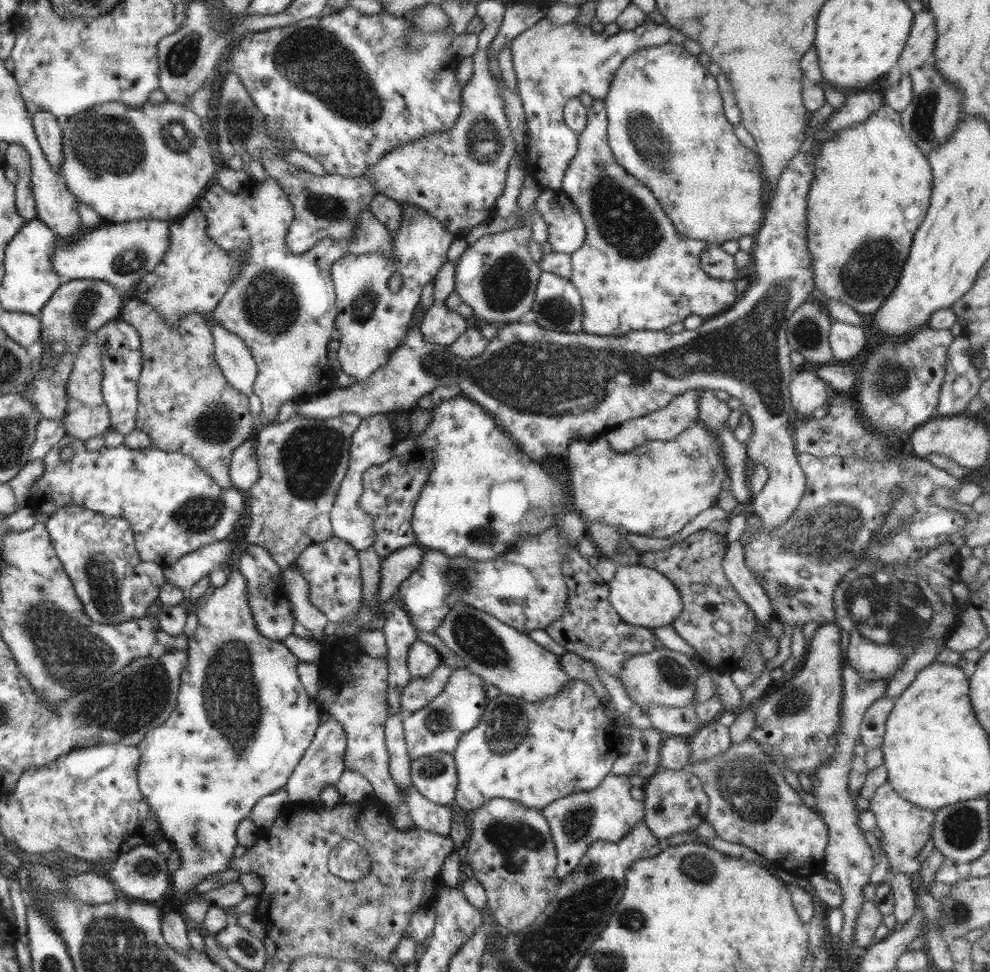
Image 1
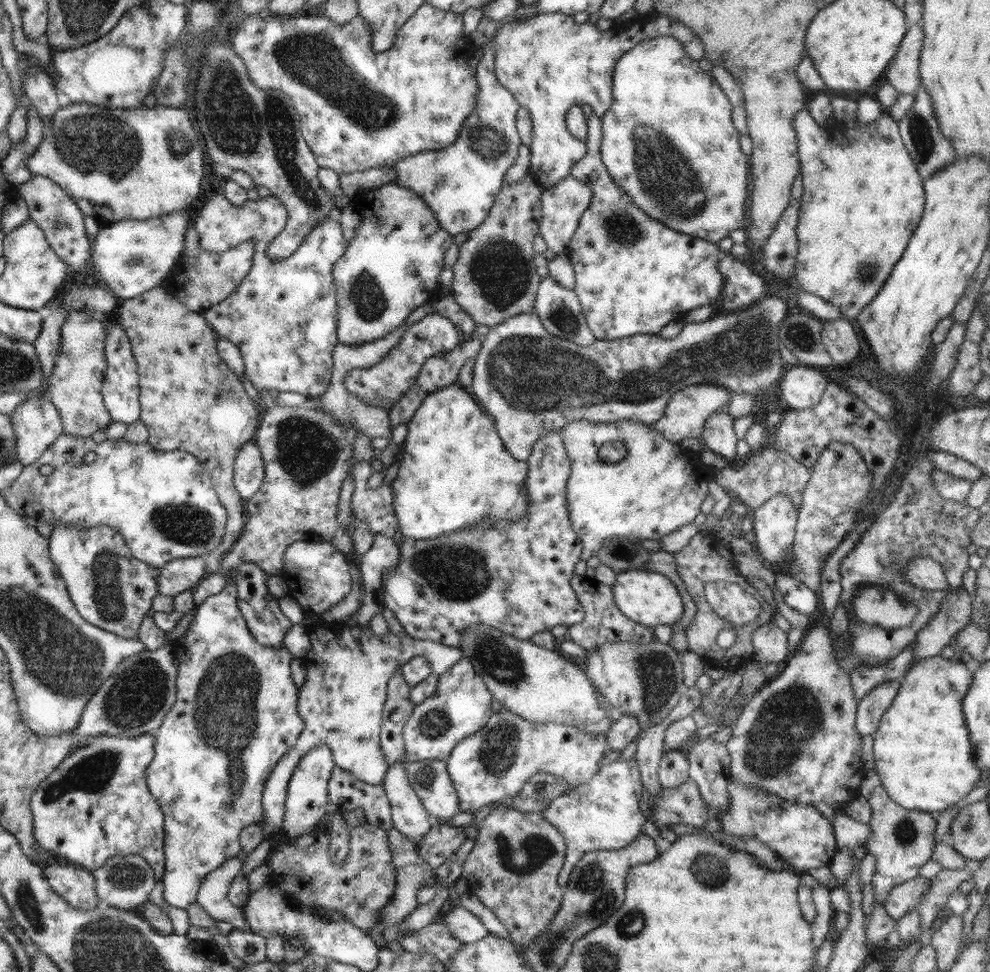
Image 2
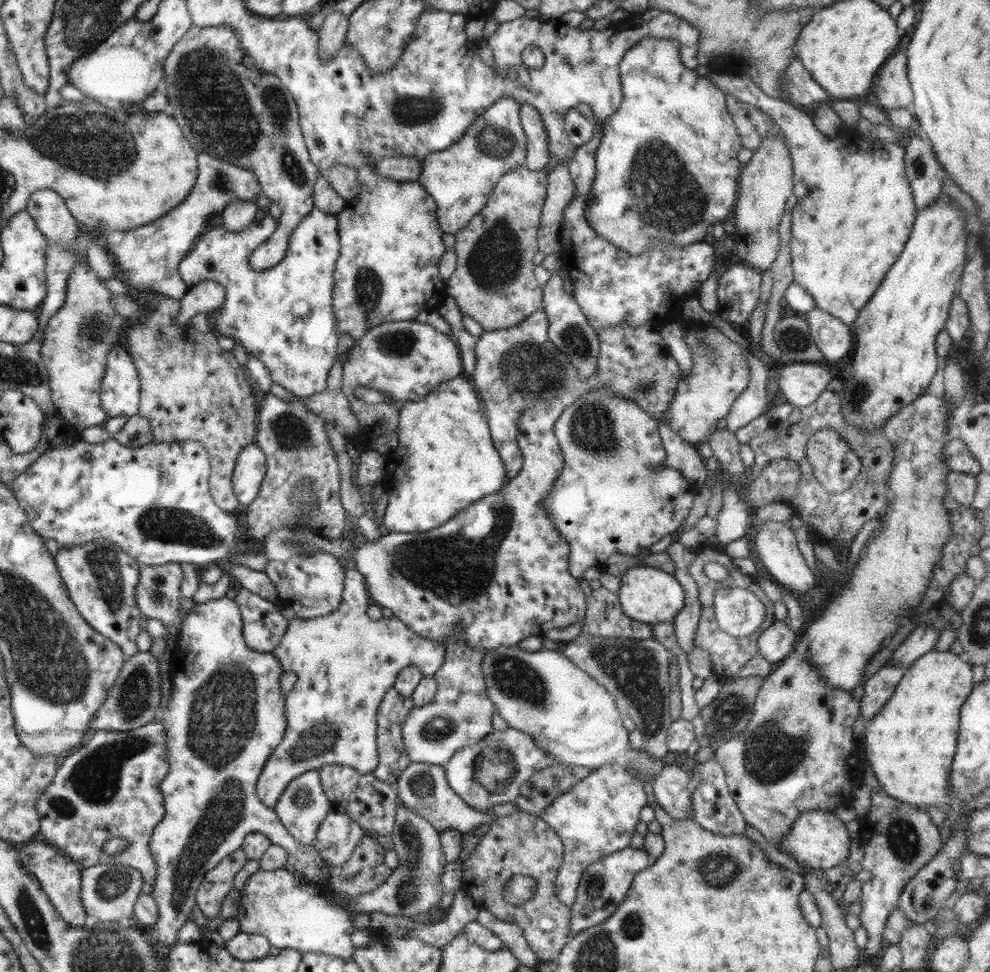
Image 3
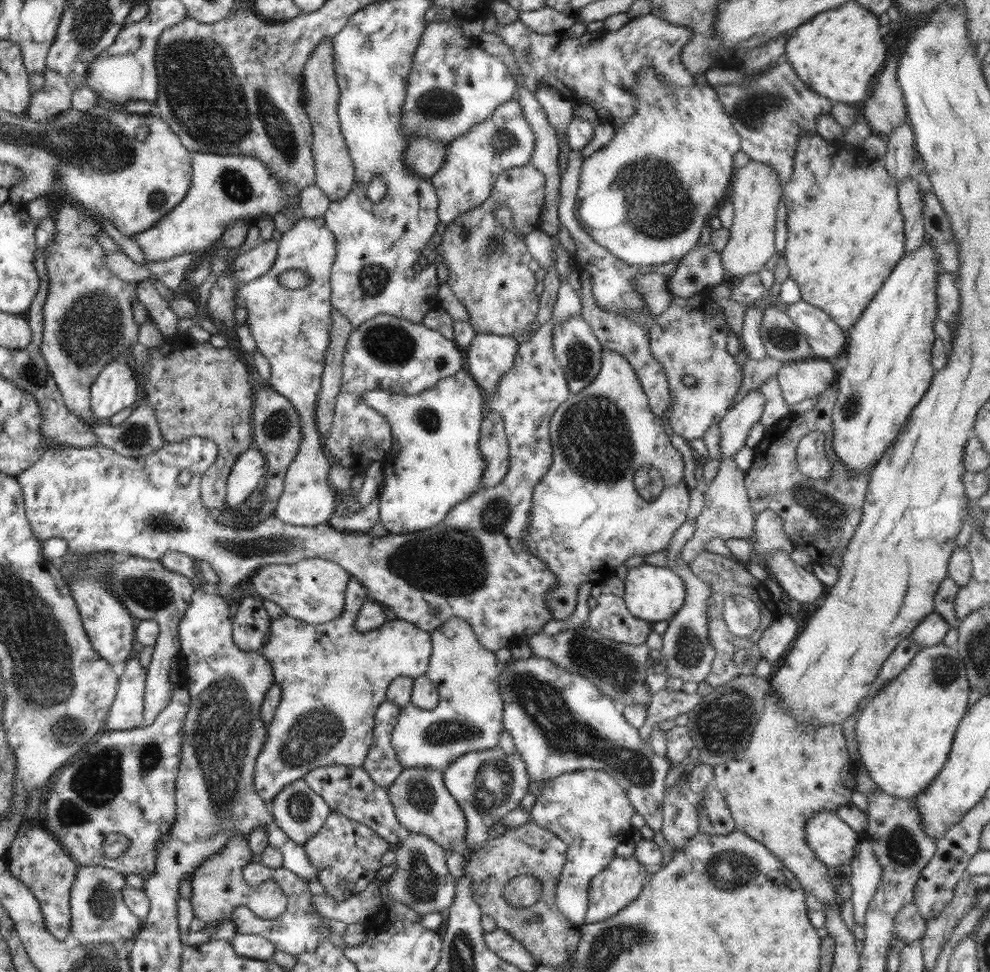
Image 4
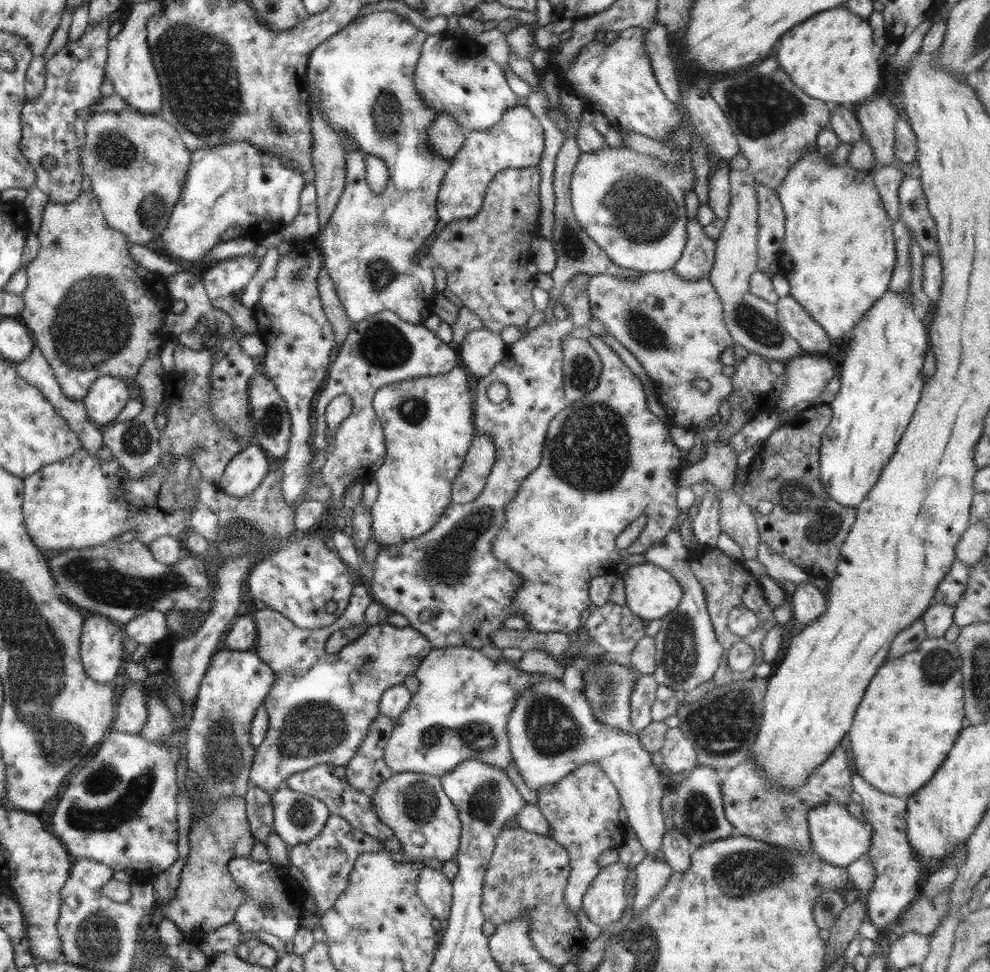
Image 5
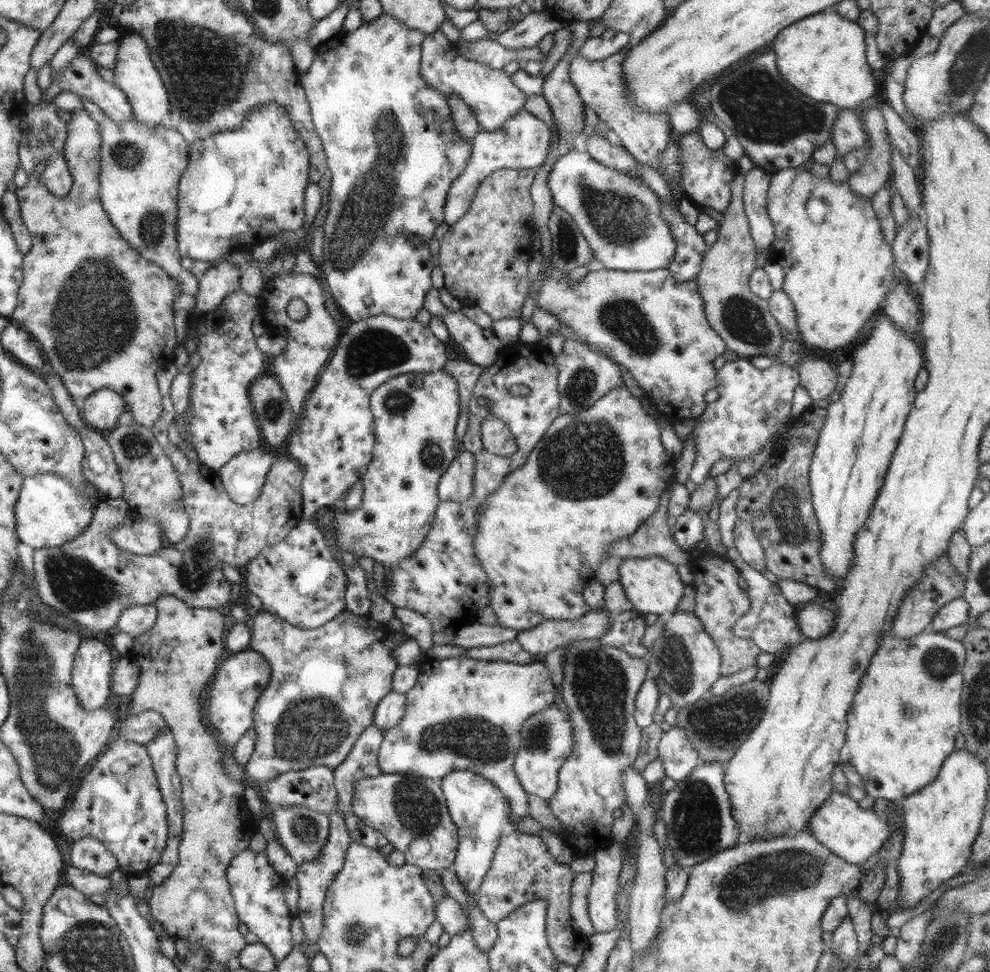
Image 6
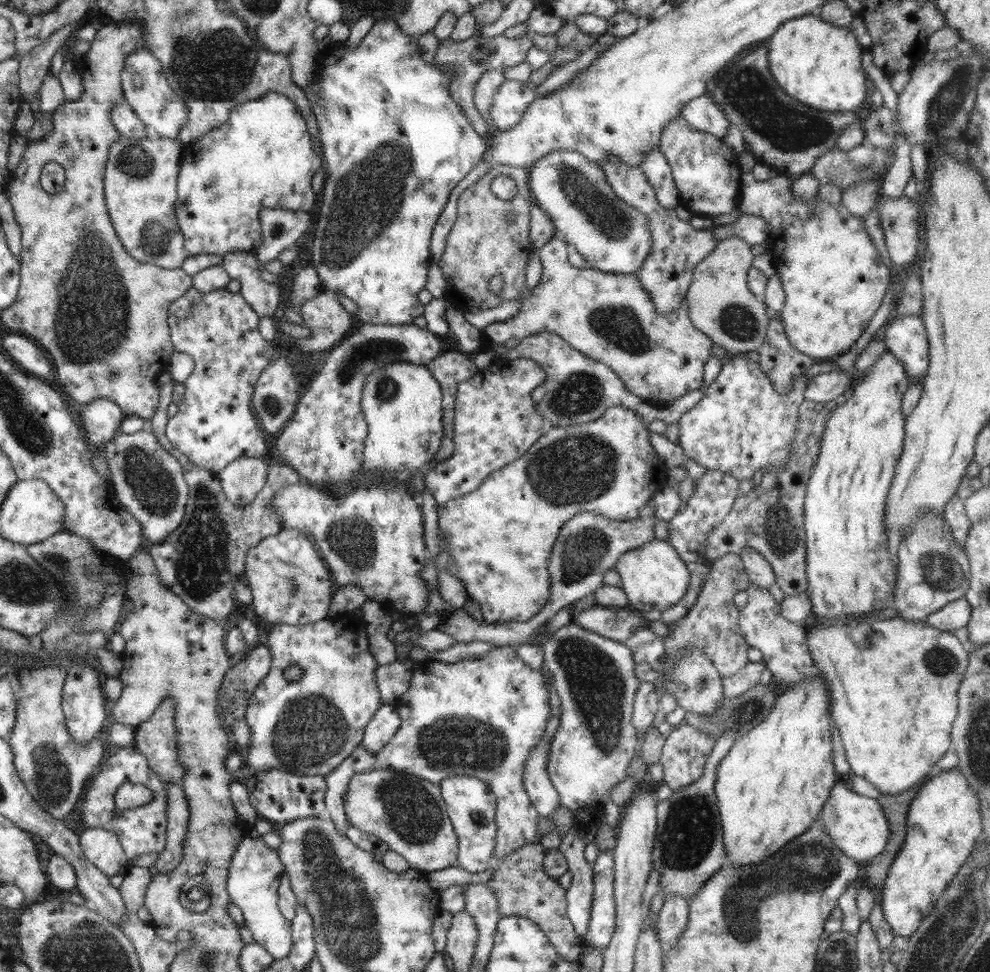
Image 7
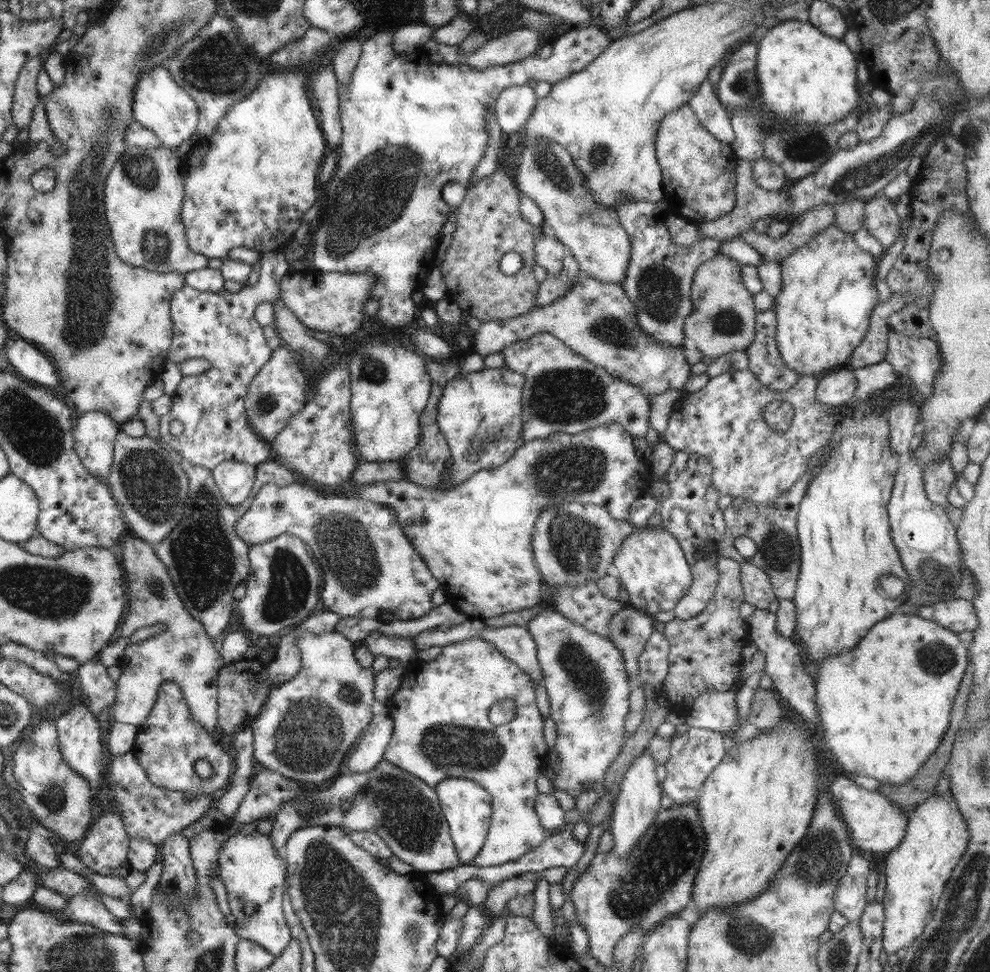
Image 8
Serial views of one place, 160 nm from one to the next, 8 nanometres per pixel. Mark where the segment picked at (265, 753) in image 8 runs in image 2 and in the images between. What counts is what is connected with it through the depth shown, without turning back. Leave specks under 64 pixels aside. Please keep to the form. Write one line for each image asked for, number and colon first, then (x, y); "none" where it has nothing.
2: (341, 701)
3: (345, 662)
4: (333, 678)
5: (320, 707)
6: (325, 684)
7: (307, 727)

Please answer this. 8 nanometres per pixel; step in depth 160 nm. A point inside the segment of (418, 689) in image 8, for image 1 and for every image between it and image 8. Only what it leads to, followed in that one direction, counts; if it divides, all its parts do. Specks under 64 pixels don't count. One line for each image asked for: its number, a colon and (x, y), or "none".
1: (458, 708)
2: (461, 705)
3: (460, 715)
4: (468, 717)
5: (460, 711)
6: (463, 714)
7: (481, 717)

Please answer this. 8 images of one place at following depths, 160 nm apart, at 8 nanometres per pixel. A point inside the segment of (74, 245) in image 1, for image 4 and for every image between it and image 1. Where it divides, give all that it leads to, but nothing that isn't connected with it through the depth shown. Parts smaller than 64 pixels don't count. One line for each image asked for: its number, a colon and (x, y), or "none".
2: (130, 257)
3: (148, 257)
4: (224, 188)

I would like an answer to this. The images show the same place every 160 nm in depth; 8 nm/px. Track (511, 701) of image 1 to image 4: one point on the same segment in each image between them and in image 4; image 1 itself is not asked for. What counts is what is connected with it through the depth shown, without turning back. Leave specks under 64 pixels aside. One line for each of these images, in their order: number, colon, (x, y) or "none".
2: (494, 763)
3: (490, 772)
4: (487, 785)

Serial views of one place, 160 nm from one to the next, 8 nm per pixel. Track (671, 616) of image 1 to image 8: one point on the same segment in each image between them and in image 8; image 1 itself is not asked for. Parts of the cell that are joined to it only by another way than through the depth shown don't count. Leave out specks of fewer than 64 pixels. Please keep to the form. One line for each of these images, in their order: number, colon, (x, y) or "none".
2: (643, 596)
3: (647, 594)
4: (652, 593)
5: (651, 593)
6: (653, 586)
7: (654, 577)
8: (651, 565)

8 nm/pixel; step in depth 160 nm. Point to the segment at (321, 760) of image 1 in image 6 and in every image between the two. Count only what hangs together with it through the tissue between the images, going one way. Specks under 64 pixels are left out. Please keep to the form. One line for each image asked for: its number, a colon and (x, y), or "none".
2: (306, 803)
3: (302, 807)
4: (297, 810)
5: (297, 818)
6: (302, 832)

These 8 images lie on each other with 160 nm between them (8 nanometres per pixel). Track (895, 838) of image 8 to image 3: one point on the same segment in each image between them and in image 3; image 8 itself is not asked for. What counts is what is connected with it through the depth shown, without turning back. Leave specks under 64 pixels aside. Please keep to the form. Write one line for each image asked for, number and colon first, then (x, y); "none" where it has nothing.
3: (819, 839)
4: (833, 841)
5: (837, 837)
6: (852, 833)
7: (857, 824)

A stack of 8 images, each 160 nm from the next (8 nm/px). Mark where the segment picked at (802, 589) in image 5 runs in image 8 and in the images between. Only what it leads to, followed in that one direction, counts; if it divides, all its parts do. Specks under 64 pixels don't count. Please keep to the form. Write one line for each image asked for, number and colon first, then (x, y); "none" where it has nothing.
6: (814, 621)
7: (893, 684)
8: (884, 706)

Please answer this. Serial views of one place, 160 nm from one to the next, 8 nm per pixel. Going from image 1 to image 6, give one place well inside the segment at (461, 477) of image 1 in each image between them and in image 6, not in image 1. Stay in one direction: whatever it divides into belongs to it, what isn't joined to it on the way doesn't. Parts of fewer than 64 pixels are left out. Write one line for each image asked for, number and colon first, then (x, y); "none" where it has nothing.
2: (454, 471)
3: (445, 459)
4: (434, 462)
5: (428, 426)
6: (414, 414)

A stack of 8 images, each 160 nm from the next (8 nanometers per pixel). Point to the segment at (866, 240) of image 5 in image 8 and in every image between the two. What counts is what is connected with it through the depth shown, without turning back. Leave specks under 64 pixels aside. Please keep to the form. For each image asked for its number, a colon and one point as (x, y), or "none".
6: (837, 274)
7: (834, 281)
8: (828, 292)

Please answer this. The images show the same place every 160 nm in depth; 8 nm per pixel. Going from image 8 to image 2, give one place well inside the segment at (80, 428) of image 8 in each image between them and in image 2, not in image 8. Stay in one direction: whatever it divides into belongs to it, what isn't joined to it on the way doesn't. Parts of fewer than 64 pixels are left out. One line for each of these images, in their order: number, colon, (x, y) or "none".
2: (120, 390)
3: (119, 393)
4: (116, 387)
5: (105, 399)
6: (101, 410)
7: (101, 418)

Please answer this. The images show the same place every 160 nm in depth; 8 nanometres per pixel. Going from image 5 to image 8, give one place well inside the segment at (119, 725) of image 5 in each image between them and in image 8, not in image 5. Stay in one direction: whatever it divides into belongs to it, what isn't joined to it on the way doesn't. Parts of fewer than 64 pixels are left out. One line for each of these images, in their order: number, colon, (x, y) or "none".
6: (142, 728)
7: (156, 739)
8: (167, 745)

